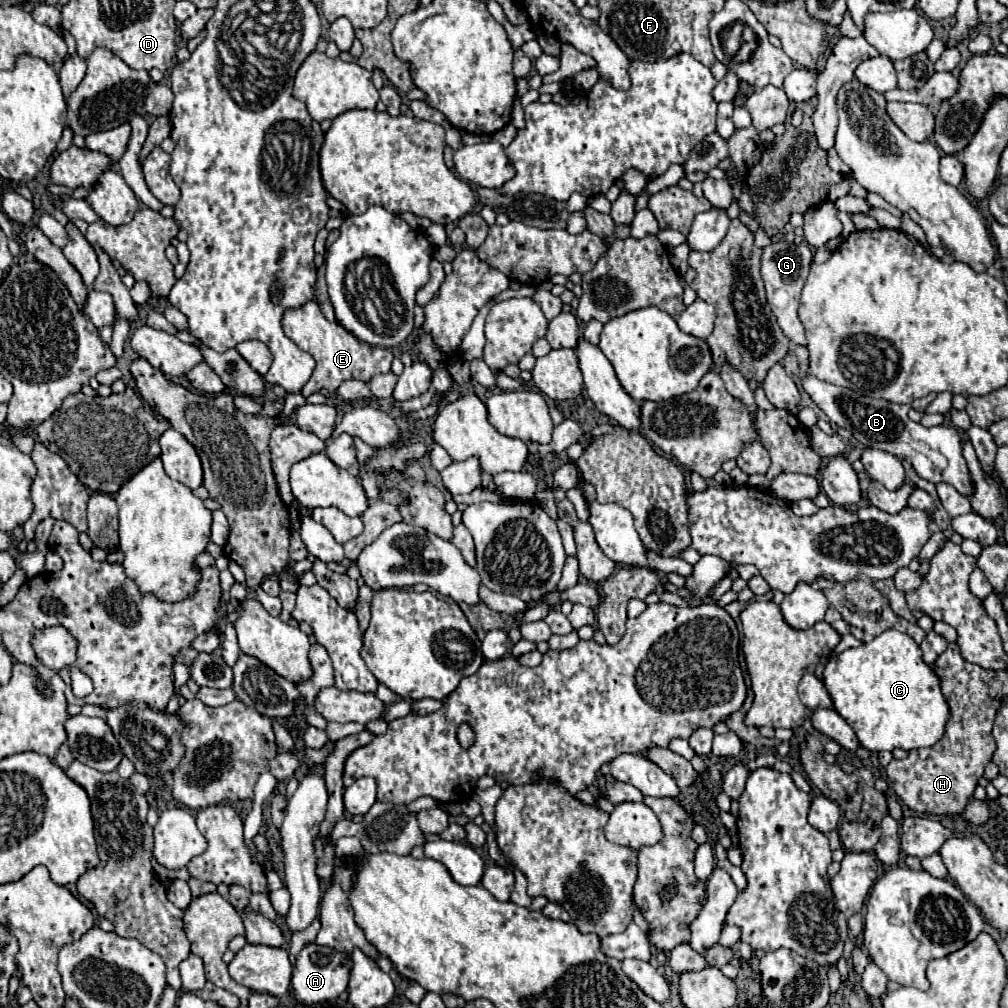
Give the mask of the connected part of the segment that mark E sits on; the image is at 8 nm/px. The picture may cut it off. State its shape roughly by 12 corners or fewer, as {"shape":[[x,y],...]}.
{"shape":[[314,300],[282,318],[284,334],[316,360],[302,394],[390,372],[370,346]]}

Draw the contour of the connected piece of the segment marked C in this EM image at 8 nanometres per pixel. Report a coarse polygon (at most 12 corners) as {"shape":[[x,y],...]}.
{"shape":[[908,634],[822,680],[870,752],[934,746],[950,710]]}

